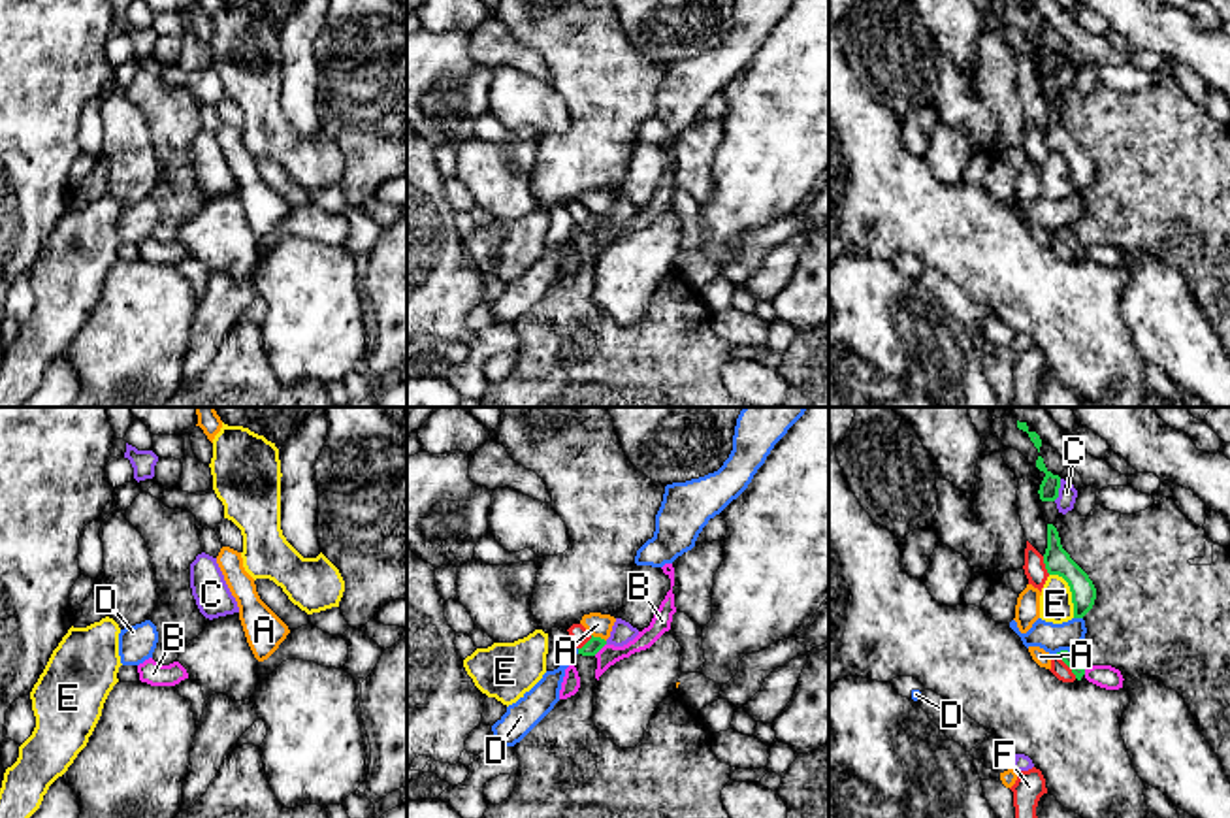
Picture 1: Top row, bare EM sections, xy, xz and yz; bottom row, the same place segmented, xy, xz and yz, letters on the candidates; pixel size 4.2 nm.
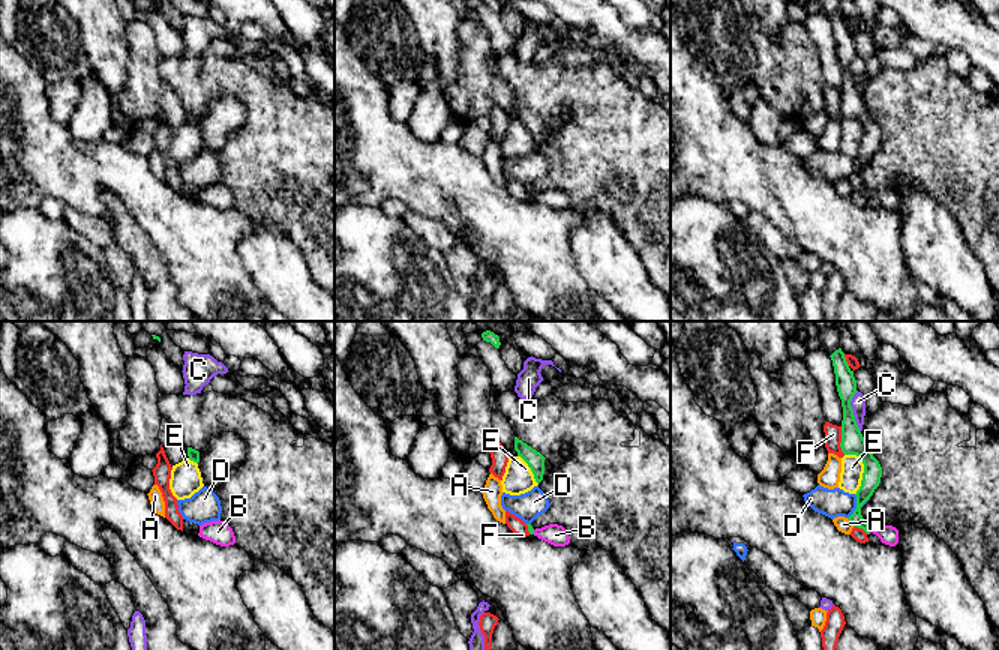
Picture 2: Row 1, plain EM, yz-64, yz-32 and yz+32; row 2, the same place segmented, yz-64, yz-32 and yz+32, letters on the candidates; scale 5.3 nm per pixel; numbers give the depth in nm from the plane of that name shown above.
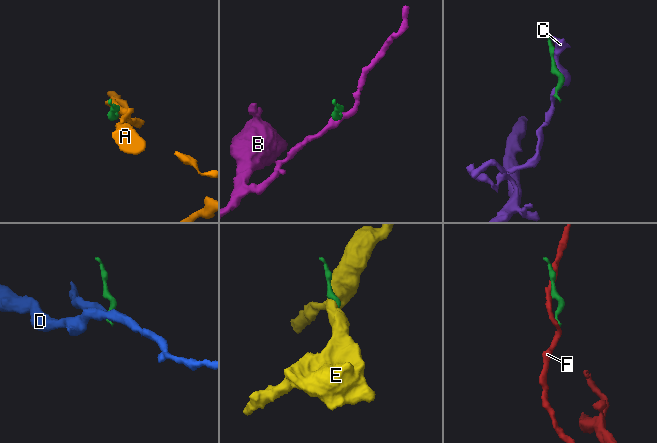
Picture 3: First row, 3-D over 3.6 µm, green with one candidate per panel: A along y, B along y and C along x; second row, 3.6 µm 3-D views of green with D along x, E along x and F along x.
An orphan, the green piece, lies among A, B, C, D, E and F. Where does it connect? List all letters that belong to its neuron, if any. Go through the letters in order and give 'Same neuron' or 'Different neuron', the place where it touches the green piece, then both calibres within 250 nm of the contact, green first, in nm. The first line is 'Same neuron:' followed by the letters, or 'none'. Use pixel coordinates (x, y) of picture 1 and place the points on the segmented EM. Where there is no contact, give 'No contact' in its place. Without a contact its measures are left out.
Same neuron: none
A: Different neuron. Touches green at xz (599, 638). Thickness 70 nm (green) against 100 nm
B: Different neuron. Touches green at xz (599, 649). Thickness 70 nm (green) against 90 nm
C: Different neuron. Touches green at yz (1057, 490). Thickness 80 nm (green) against 80 nm
D: Different neuron. Touches green at yz (1063, 651). Thickness 50 nm (green) against 130 nm
E: Different neuron. Touches green at yz (1070, 590). Thickness 110 nm (green) against 140 nm
F: Different neuron. Touches green at yz (1067, 664). Thickness 50 nm (green) against 70 nm

